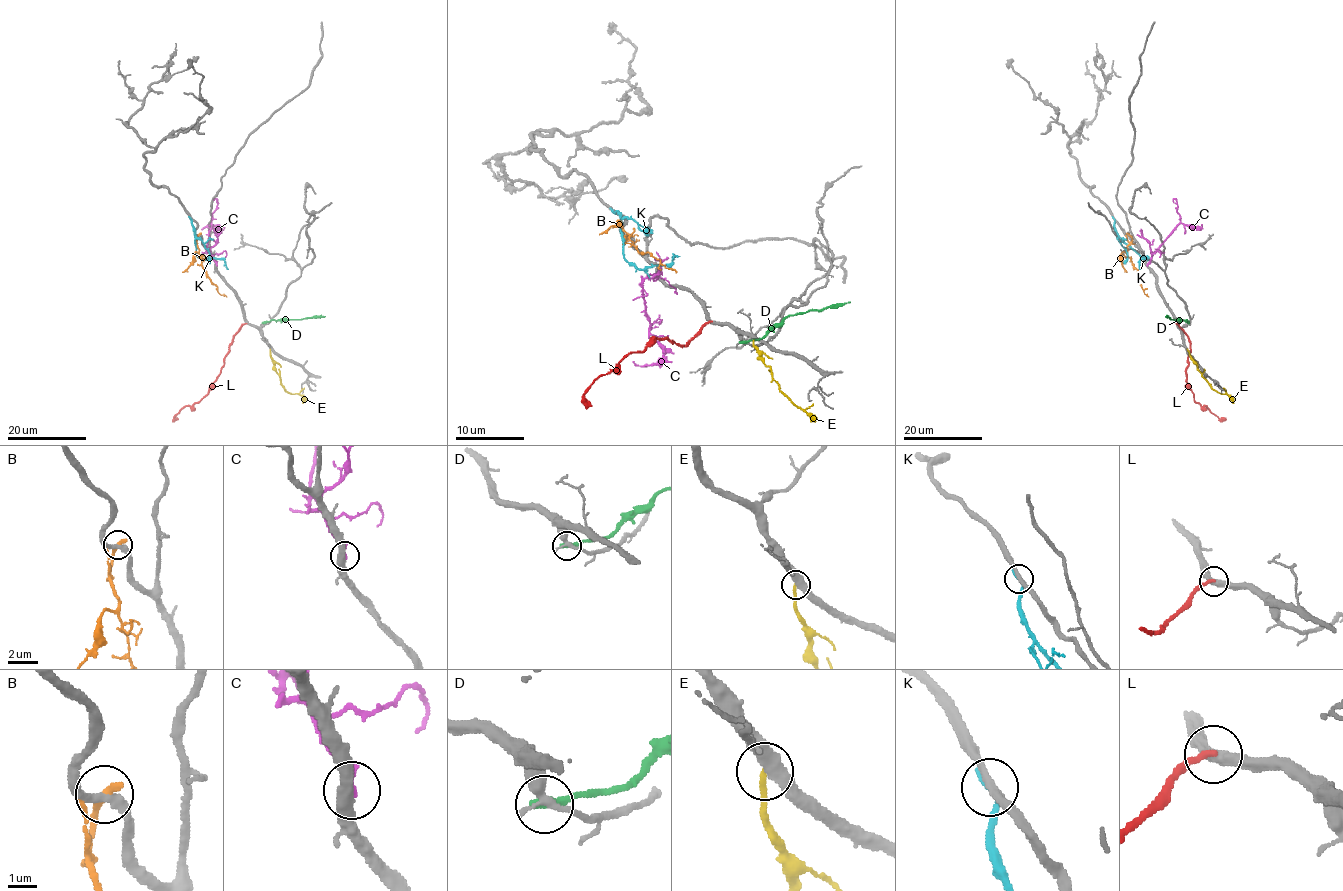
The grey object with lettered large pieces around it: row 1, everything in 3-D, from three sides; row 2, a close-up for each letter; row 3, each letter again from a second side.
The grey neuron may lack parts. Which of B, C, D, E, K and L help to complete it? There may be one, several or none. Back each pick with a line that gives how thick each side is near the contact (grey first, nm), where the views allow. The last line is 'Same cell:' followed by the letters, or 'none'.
Same cell: none

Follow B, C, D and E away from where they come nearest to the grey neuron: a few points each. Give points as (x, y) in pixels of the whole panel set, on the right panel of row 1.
B: (1128, 234), (1132, 241), (1127, 247), (1127, 255), (1137, 270), (1137, 281), (1149, 297)
C: (1147, 264), (1152, 253), (1178, 224), (1202, 227), (1199, 229)
D: (1188, 323), (1165, 316)
E: (1187, 349), (1209, 385), (1226, 394), (1233, 403)

